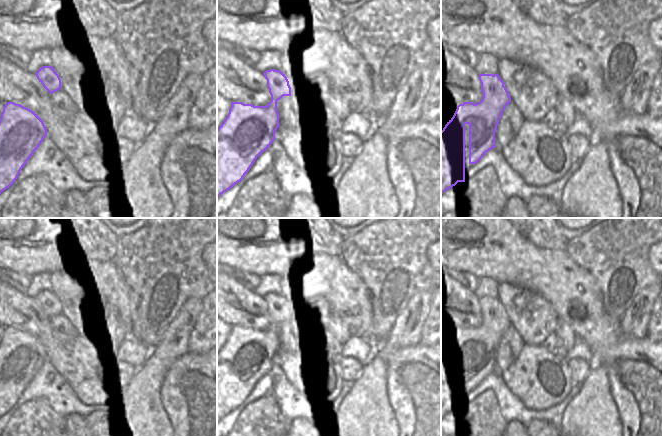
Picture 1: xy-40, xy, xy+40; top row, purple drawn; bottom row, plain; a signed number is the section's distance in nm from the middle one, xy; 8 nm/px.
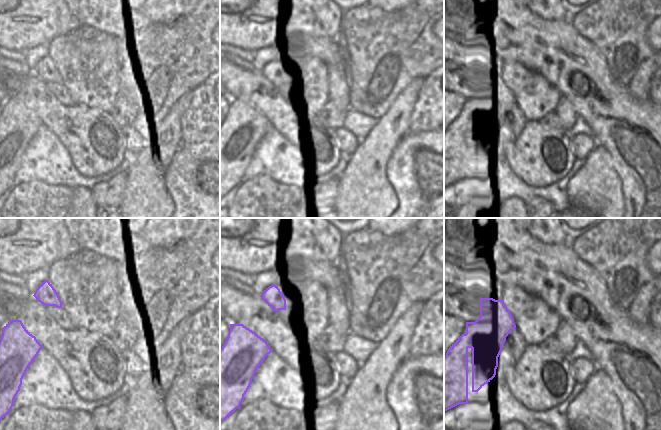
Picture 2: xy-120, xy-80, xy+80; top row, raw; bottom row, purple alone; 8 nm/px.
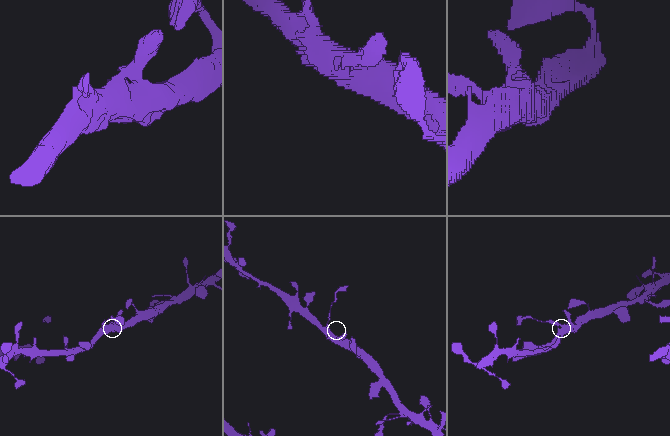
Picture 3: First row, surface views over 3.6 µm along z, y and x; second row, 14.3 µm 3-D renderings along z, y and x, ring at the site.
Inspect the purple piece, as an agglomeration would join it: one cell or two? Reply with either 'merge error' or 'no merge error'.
merge error

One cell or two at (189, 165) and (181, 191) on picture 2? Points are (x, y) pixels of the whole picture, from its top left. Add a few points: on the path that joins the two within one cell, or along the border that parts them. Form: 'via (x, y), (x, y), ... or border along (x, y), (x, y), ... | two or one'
via (189, 171), (189, 183), (187, 185) | one

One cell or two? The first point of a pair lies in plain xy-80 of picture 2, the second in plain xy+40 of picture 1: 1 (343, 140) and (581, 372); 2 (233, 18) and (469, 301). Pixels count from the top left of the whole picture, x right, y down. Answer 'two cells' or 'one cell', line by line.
1: one cell
2: two cells

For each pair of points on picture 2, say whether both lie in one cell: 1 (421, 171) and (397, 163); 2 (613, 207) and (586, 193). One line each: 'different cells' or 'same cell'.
1: same cell
2: same cell

